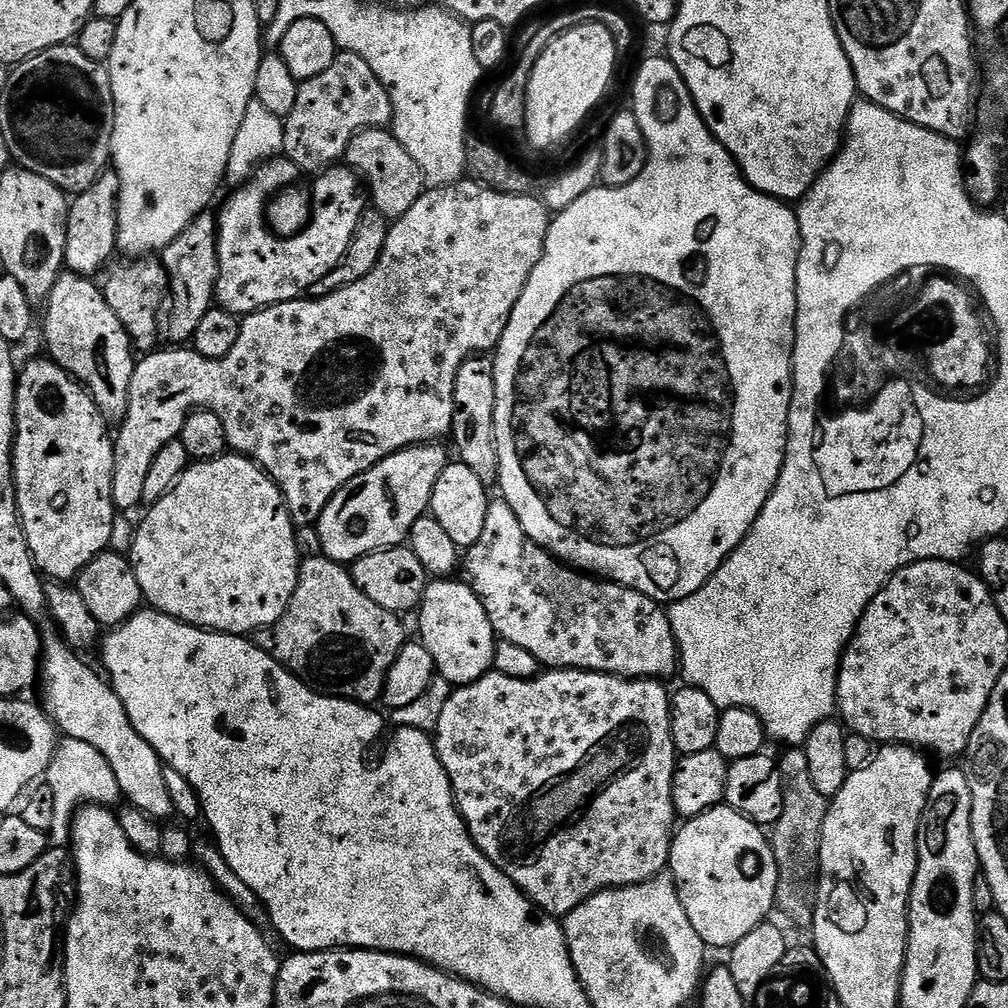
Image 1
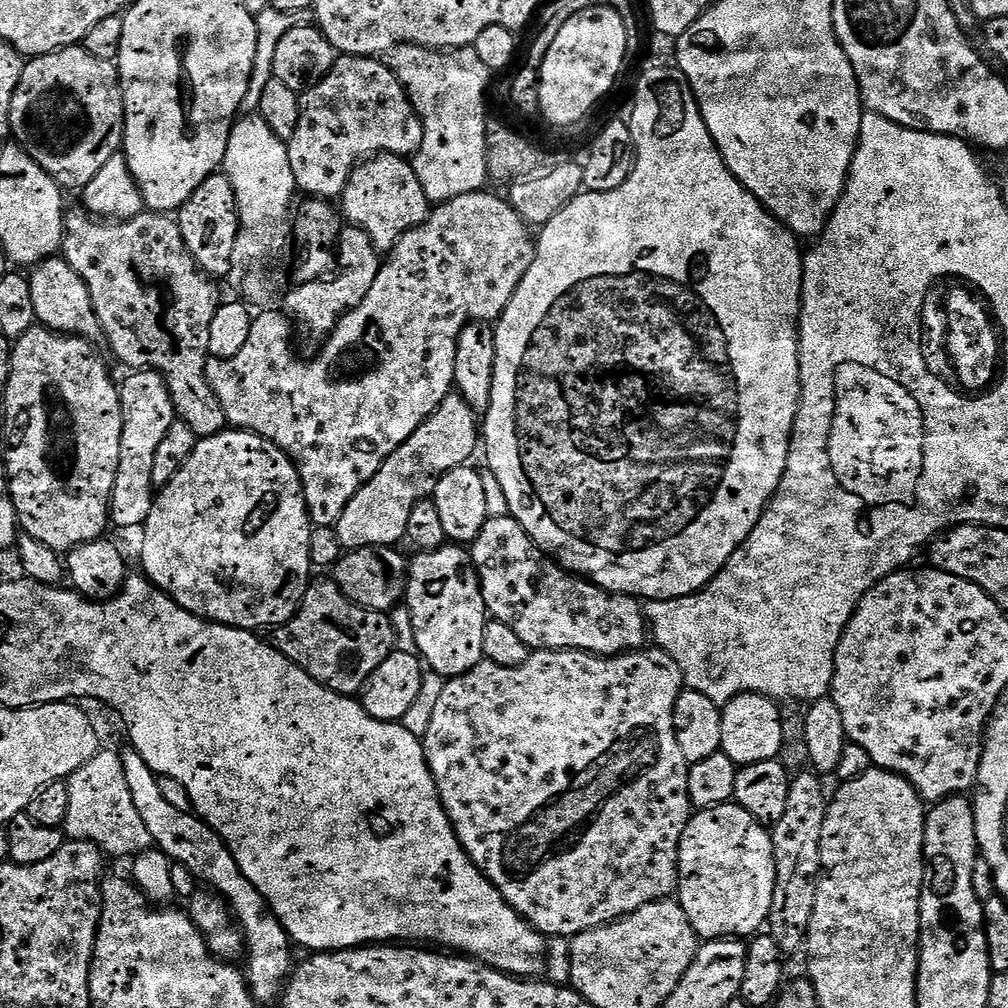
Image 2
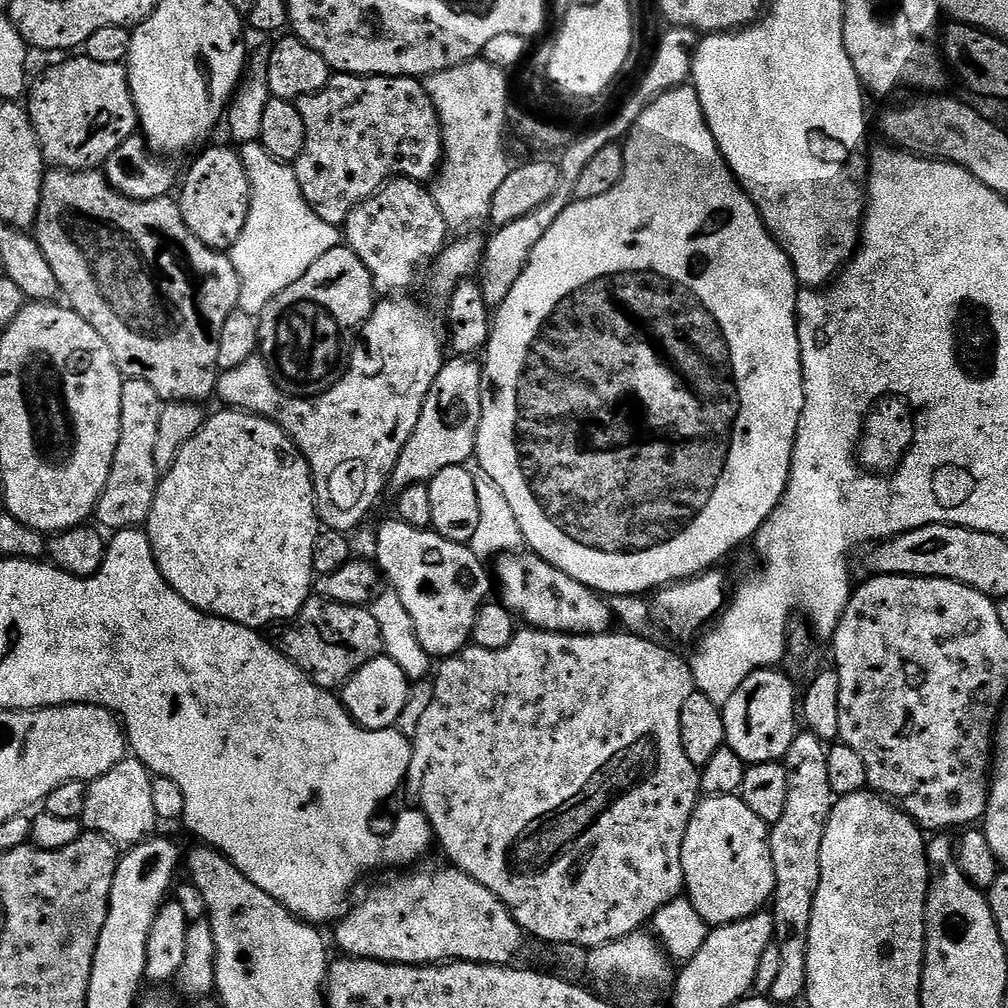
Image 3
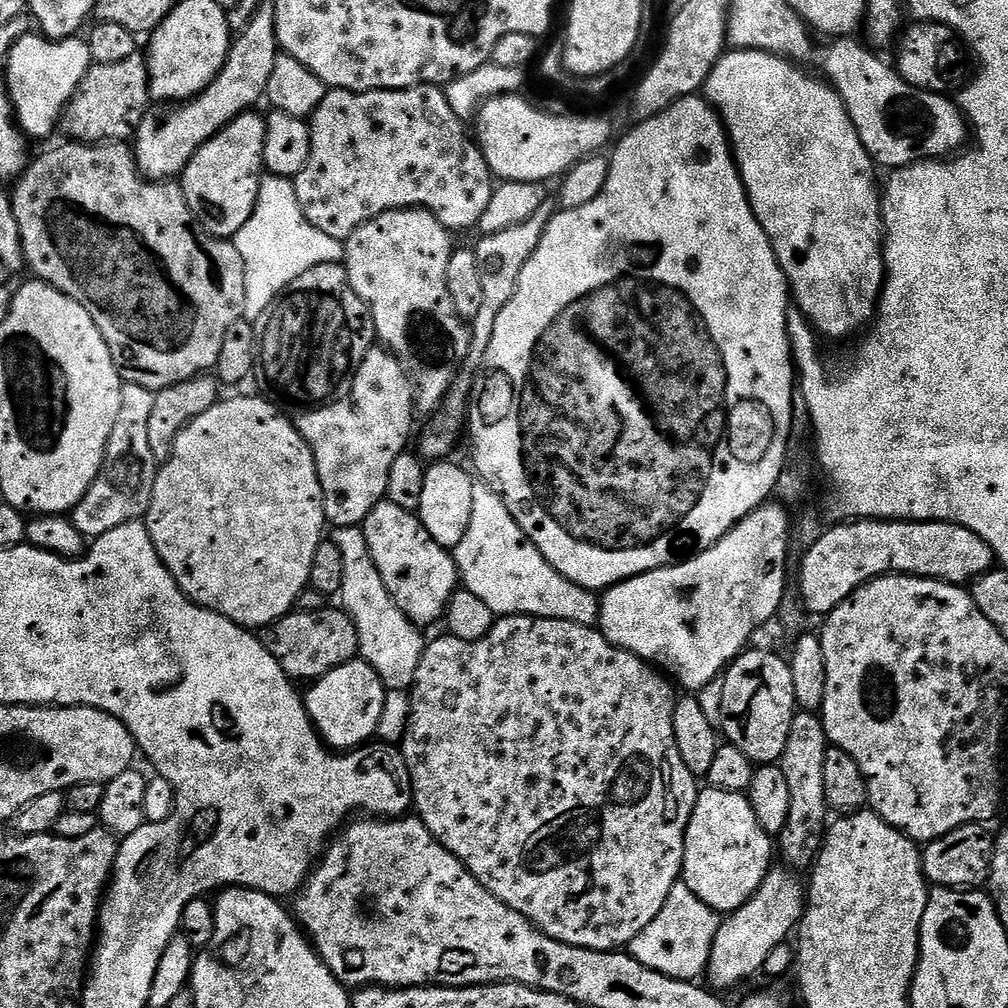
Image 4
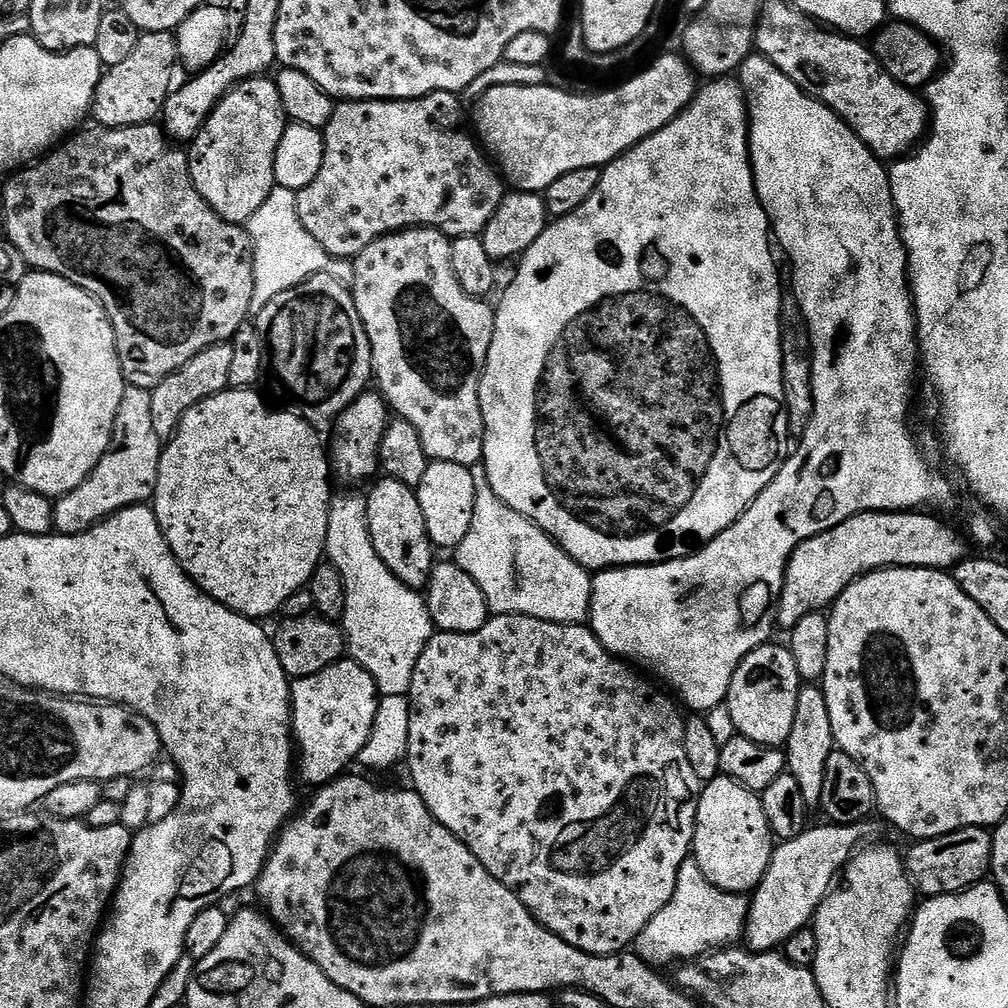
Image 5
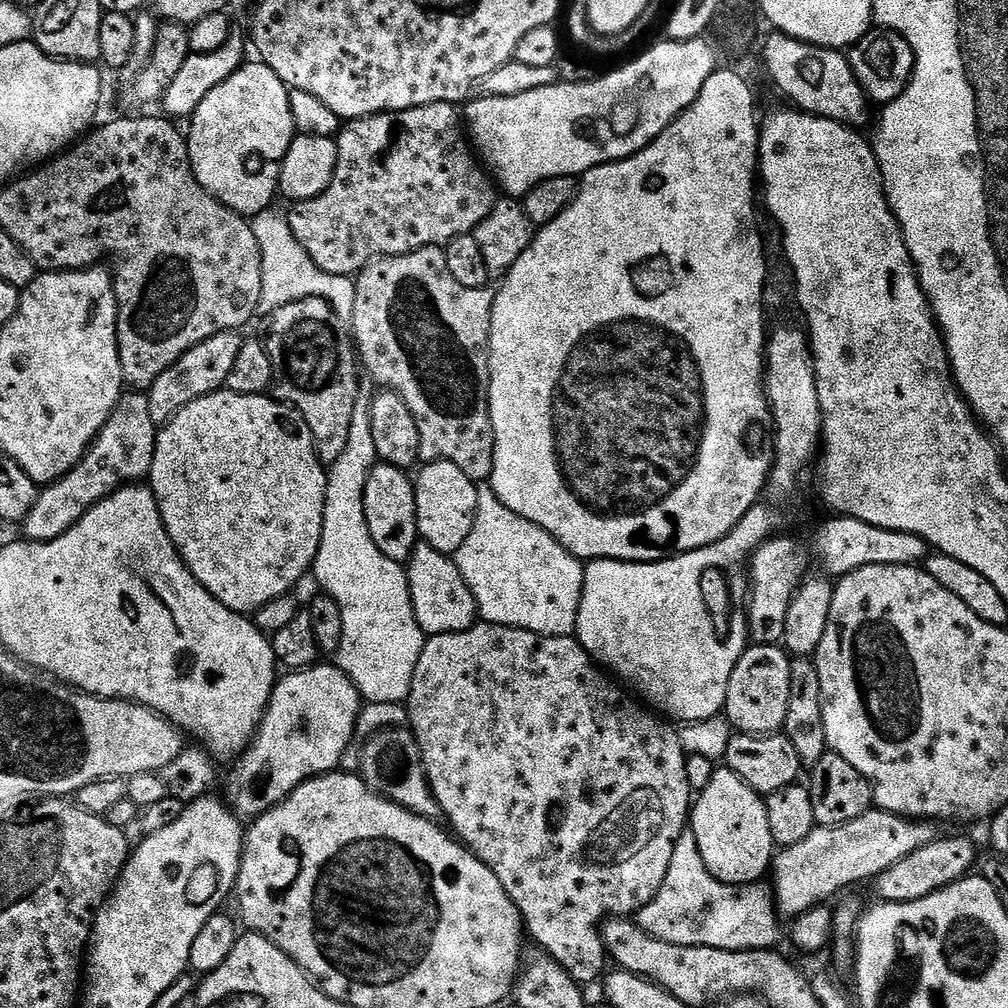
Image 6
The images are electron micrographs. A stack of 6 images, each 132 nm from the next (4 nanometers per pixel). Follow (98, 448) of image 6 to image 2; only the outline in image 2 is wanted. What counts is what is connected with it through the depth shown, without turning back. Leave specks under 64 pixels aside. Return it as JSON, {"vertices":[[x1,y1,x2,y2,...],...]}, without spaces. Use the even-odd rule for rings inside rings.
{"vertices":[[136,370,125,384,119,385,122,406,122,442,118,454,118,474,114,474,112,502,108,506,108,518,120,528,143,529,154,499,154,457,166,430,175,422,176,411,164,378,151,370]]}

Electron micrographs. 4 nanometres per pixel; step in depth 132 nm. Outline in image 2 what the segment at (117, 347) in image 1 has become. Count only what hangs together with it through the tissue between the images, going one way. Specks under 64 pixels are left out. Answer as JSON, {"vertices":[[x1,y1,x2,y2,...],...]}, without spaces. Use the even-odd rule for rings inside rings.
{"vertices":[[63,258,43,260,30,272,30,295,34,298,34,314,37,321,51,332,66,336,78,336,89,342,101,335,98,316,94,314,94,302,86,284]]}

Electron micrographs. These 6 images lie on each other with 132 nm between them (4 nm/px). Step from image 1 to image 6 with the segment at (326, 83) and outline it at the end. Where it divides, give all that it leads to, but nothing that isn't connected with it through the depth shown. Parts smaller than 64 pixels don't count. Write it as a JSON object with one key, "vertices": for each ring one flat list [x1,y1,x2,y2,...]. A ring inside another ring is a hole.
{"vertices":[[434,102,401,112,379,112,373,116,349,120,341,127,335,141,338,158,334,166,334,176,328,189,312,200,301,200,293,203,291,205,292,212,287,213,290,230,294,230,298,242,302,244,302,250,306,250,306,254,310,254,310,258,314,258,314,266,318,266,318,270,326,270,326,274,355,277,367,264,380,259,381,256,401,256,402,254,410,254,419,248,434,248,449,244,454,238,475,233,482,218,486,218,486,214,490,214,490,210,496,205,497,189,494,187,489,173,482,167,481,161,477,159,470,147,470,140,466,135,466,128,462,123,462,116,457,105]]}

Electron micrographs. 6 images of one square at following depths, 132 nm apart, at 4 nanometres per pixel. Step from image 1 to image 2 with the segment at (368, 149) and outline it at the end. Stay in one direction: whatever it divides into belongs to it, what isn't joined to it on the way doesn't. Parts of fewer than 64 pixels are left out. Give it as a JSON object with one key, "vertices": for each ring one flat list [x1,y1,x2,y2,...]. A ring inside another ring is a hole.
{"vertices":[[389,152,374,156,354,169,338,204,343,219,351,227,364,230,381,254,391,252,407,232,414,230,428,217,430,211,426,190,422,190,422,182,418,182,418,174,411,163,405,157]]}

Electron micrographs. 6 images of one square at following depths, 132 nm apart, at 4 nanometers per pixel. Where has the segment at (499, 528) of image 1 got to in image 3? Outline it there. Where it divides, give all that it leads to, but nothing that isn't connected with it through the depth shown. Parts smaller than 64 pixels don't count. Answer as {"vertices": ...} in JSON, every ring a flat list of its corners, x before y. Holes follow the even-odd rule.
{"vertices":[[517,550,495,557,495,564,494,580,500,583,499,603,517,621,525,620,527,627,539,628,542,632,562,632,565,636,601,636,613,627,614,613,597,593,562,574,541,556]]}

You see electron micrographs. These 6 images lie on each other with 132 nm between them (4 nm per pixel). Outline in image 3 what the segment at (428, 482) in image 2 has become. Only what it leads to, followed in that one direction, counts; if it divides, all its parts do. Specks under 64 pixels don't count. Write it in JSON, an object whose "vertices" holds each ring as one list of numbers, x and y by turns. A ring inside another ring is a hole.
{"vertices":[[458,355,445,359,438,378,434,378,434,386,430,386,430,394,426,394,422,418,418,418,418,426,414,426,414,434,410,434,410,442,406,442,394,466,390,481,393,489,427,484,442,474,442,470,467,465,475,457,478,422,482,418,483,381,484,370,479,359]]}

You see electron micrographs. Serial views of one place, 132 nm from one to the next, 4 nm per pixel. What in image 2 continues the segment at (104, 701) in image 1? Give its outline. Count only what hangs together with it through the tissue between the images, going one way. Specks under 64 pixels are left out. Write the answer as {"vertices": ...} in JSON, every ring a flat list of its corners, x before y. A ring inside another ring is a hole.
{"vertices":[[125,748,119,755,125,766,127,785,142,823,146,830,150,830,153,845,166,853,173,864,186,866,186,870,190,870,190,874,194,874,194,878,205,889,227,900,228,911,232,913,244,938,246,961,248,960,246,979,252,989,252,996,257,1002,272,999,275,1001,294,968,291,952,293,949,290,947,287,932,278,922,276,915,268,910,268,904,262,894,258,894,246,874,238,870,234,854,226,846,226,842,222,842,220,835,199,816,170,806,170,802,162,798,162,790,158,787,160,777,154,770,150,770,150,766,146,766,146,762,135,748]]}

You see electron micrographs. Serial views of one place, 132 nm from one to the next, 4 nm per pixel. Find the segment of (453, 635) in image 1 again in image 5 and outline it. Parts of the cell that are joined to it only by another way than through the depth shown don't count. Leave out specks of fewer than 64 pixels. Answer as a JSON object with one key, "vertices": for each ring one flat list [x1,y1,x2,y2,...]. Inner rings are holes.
{"vertices":[[387,478,377,479,372,486,372,493,367,493,366,503,368,529,374,542,374,550,378,558,382,558,382,562,386,562,389,570,406,586,417,590,423,589,427,585,428,575,432,573,434,545,428,537,416,490,402,482]]}

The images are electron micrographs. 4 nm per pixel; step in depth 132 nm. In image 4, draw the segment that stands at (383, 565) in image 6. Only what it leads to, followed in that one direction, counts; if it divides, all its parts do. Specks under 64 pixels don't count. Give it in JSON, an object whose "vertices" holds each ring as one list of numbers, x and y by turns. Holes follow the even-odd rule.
{"vertices":[[363,527,335,529,334,539,338,550,342,550,342,590,338,596,339,599,344,599,343,611,348,613,348,617,352,619,358,630,359,655,367,664,372,665,378,678,382,678,385,689,411,689,418,670,418,662,426,647,426,640,420,637,421,629,408,620,406,614,402,614,402,610,394,602,394,598,390,598,386,590,386,582,382,582,382,574,378,574,378,566,374,566,370,546,366,546]]}

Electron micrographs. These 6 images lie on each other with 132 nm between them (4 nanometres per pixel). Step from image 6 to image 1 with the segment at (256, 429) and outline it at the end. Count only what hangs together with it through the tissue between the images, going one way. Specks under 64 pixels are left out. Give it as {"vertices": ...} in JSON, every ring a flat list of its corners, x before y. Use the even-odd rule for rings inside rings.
{"vertices":[[225,454,213,460,189,463,180,481,147,511,144,521,135,525,130,559,134,578,138,578,138,586,142,590,149,609,179,620,181,624,192,624,196,628,203,628,209,632,227,632,233,636,242,637,255,634,261,628,269,628,271,624,278,622,278,618,282,618,282,614,286,614,290,606,290,598,294,598,294,590,298,586,298,574,302,563,302,558,296,549,297,527,290,518,280,488,261,470,258,464,239,454]]}

